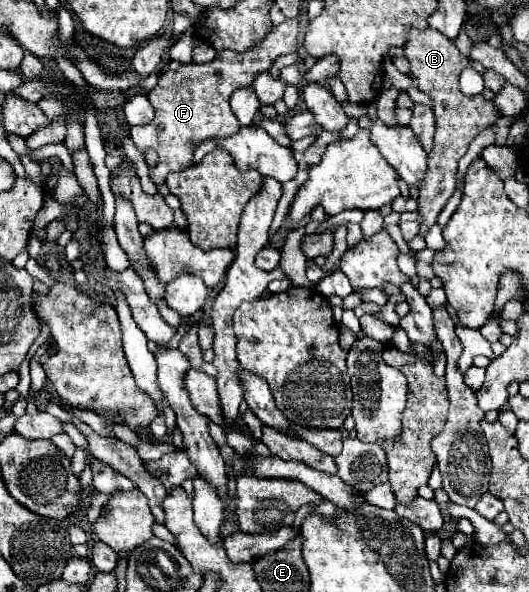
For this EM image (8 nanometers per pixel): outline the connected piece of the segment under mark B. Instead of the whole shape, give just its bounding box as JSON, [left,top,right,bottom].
[405,28,499,238]

